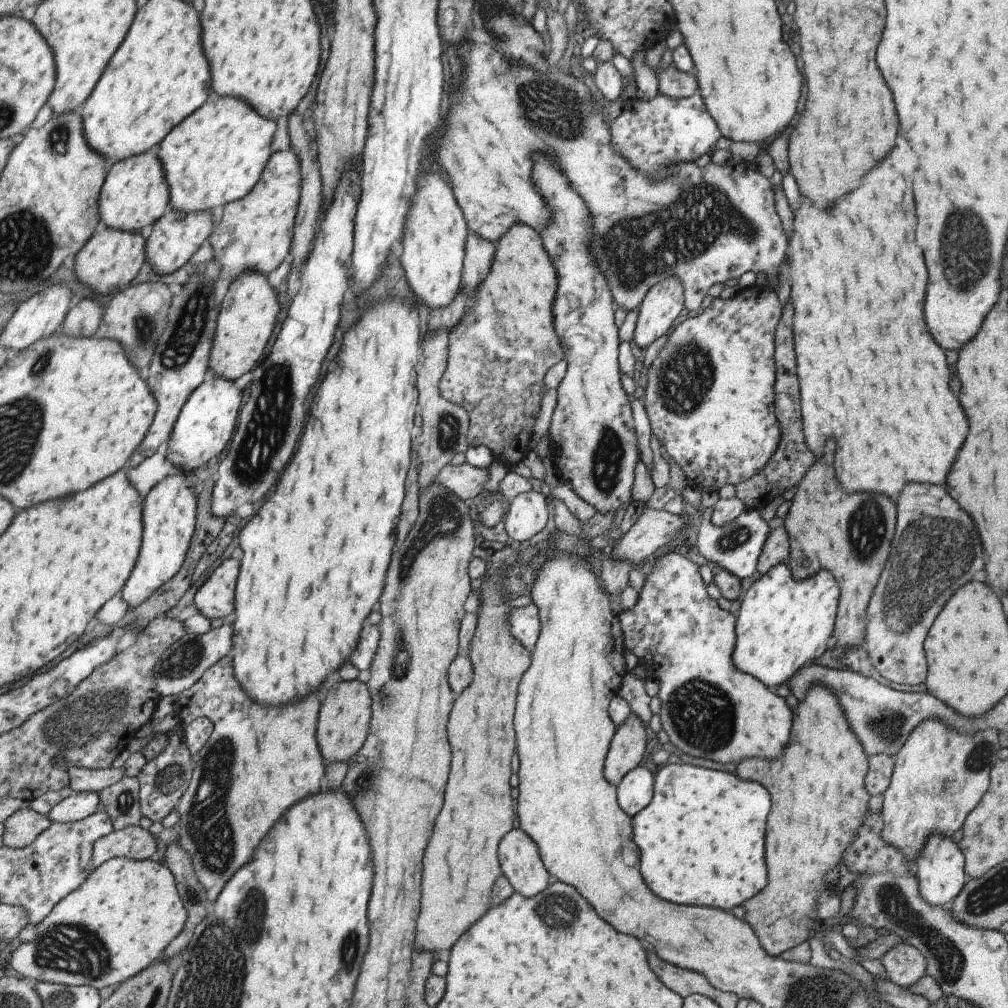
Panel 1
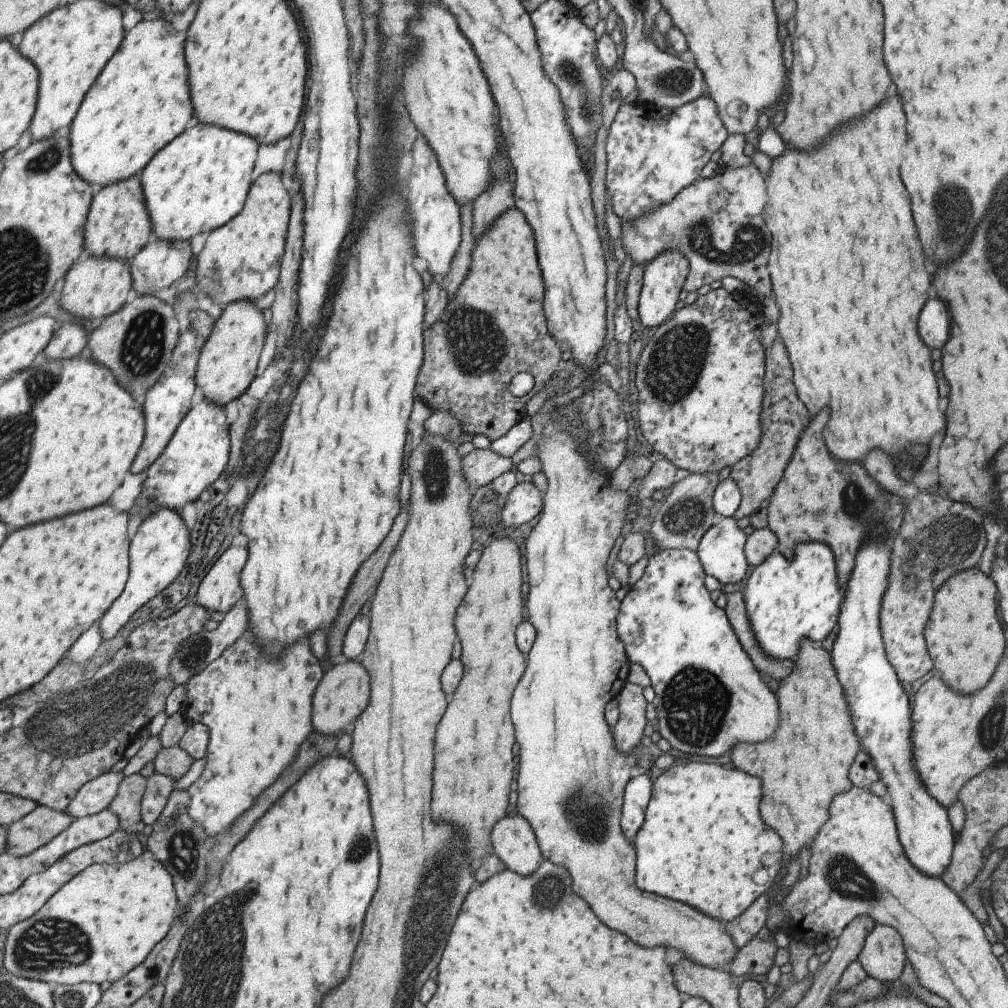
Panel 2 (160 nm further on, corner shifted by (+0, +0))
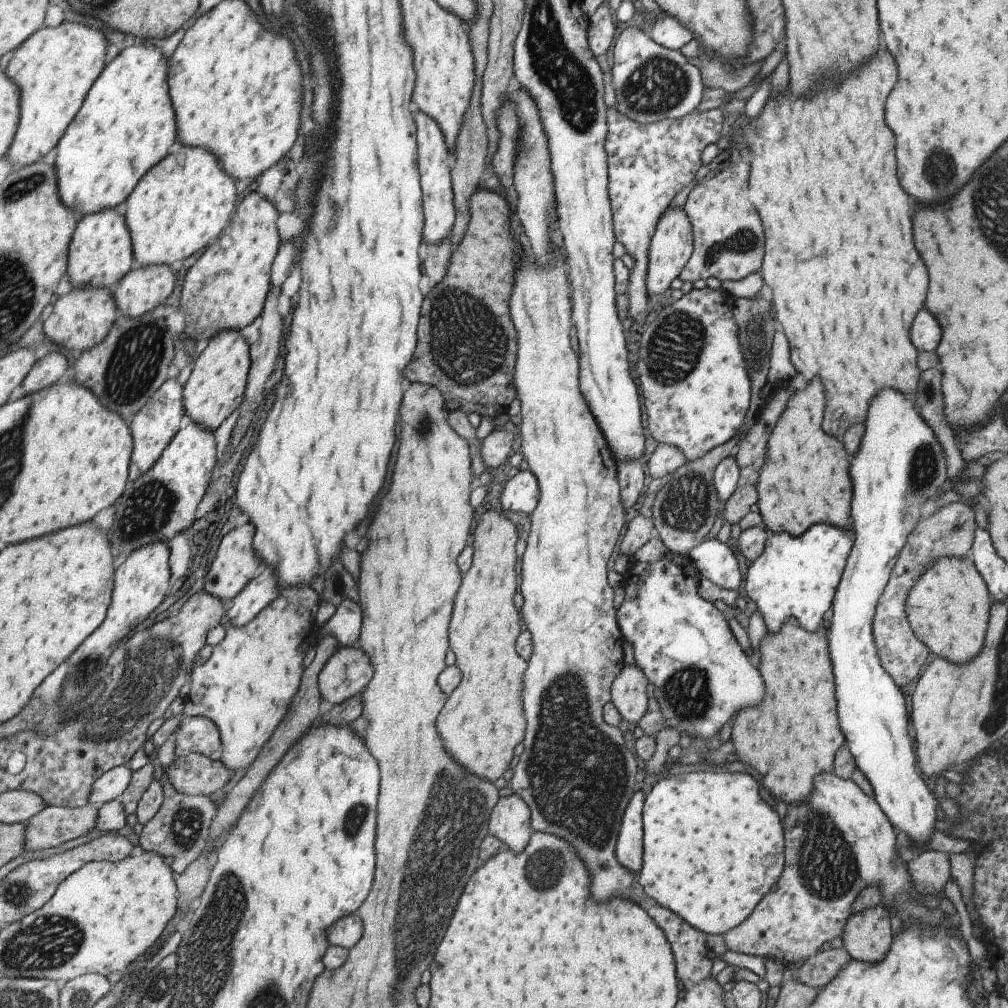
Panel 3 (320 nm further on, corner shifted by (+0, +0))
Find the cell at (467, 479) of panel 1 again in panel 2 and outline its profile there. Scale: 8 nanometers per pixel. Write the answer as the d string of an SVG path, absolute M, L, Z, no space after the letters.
M490 447L472 449L462 458L462 467L466 479L470 480L471 486L476 489L488 485L503 472L517 471L509 457L497 454Z

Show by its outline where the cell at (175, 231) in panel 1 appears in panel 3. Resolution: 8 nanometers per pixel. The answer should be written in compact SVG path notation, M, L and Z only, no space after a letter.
M136 266L113 289L119 315L138 319L140 316L153 312L161 304L164 305L175 290L176 271L177 266Z

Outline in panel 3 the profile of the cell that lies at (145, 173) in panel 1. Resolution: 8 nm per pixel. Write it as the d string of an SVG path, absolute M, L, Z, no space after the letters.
M124 205L87 215L76 226L68 252L67 276L72 289L113 290L137 266Z

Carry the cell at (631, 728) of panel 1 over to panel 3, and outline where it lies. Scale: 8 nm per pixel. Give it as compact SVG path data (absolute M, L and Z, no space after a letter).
M623 665L610 684L610 701L627 722L636 722L647 706L647 677L636 666Z

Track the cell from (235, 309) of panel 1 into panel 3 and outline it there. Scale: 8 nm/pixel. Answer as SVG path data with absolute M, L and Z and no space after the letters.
M227 329L211 339L205 350L194 361L194 368L184 385L187 421L193 421L208 431L217 431L244 401L251 361L250 346L241 336L241 332Z

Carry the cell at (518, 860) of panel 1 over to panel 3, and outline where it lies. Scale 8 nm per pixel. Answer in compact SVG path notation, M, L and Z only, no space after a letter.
M517 794L501 796L491 810L489 835L498 838L503 846L514 853L523 850L531 836L529 810Z

